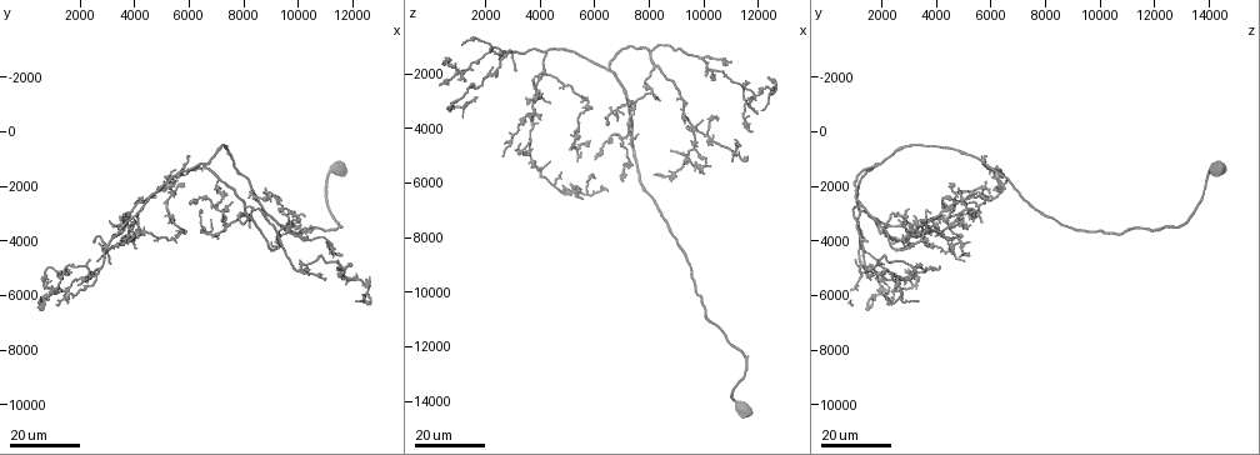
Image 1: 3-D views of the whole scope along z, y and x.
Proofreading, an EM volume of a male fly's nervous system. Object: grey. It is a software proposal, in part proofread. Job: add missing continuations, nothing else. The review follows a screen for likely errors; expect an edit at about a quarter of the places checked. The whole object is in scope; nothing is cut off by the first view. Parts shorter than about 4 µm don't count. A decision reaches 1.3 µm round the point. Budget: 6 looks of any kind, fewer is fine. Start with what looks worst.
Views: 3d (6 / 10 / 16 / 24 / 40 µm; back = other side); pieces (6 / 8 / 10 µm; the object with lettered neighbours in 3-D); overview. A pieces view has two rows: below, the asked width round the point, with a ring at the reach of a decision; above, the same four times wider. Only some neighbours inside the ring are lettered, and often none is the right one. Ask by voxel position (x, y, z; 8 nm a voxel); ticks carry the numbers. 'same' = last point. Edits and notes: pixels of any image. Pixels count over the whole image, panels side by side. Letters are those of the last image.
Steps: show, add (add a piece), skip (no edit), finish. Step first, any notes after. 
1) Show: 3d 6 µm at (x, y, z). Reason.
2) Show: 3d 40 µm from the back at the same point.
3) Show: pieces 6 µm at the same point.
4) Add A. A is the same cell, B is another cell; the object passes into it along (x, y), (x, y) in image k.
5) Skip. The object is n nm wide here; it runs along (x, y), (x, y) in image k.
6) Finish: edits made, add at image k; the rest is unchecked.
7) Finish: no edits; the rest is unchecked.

Show: 3d 24 µm at (6000, 2700, 5200). An open end.

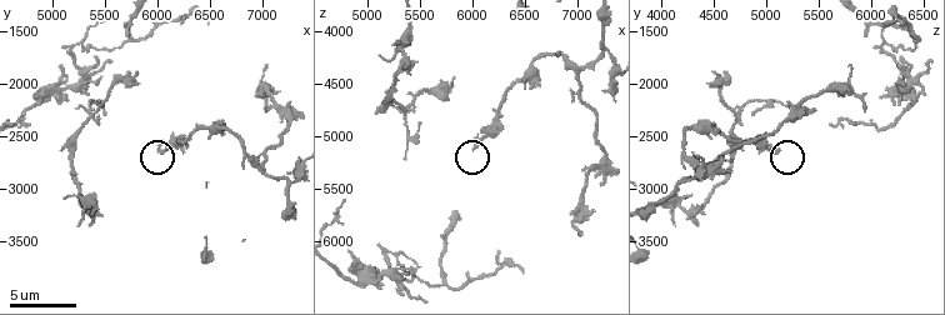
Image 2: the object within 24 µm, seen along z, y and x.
Show: pieces 6 µm at (6040, 2620, 5120).

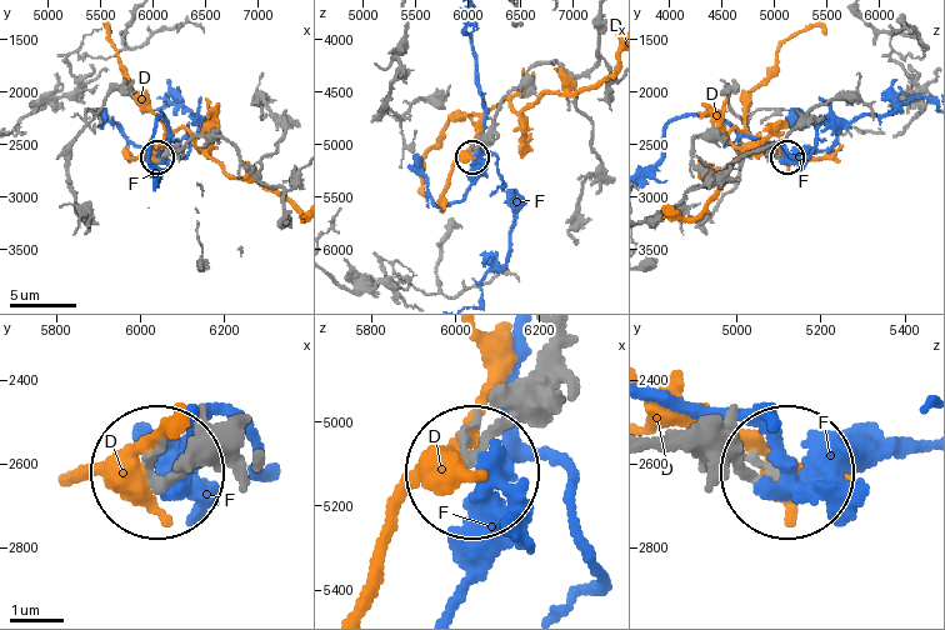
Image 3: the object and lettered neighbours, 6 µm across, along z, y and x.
Skip. D and F are other cells; it runs along (564, 341), (541, 395), (478, 459) in image 3; no lettered piece goes on from it.

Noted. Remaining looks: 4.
Show: 3d 24 µm at (11000, 5300, 1500). Branch stops here.

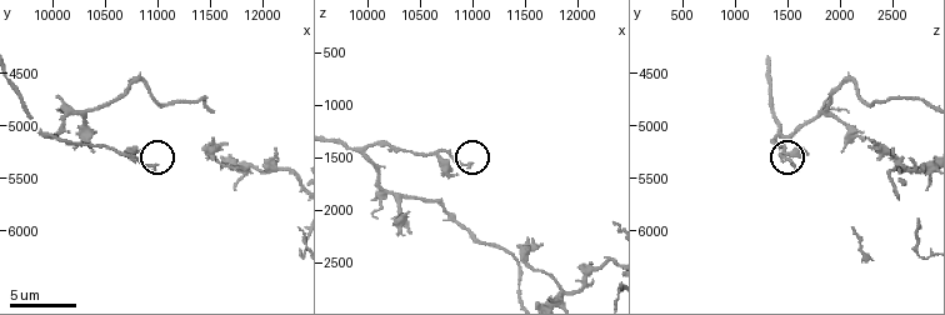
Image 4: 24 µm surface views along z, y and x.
Show: 3d 6 µm at (11000, 5360, 1580). Closer look.

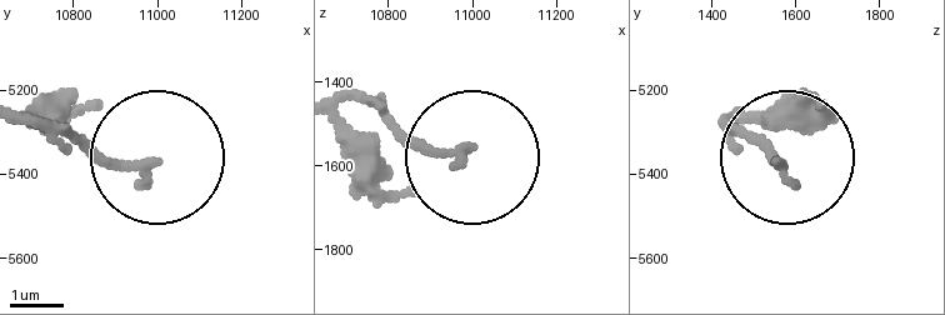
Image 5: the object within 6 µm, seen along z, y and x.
Show: pieces 10 µm at (10975, 5390, 1565).

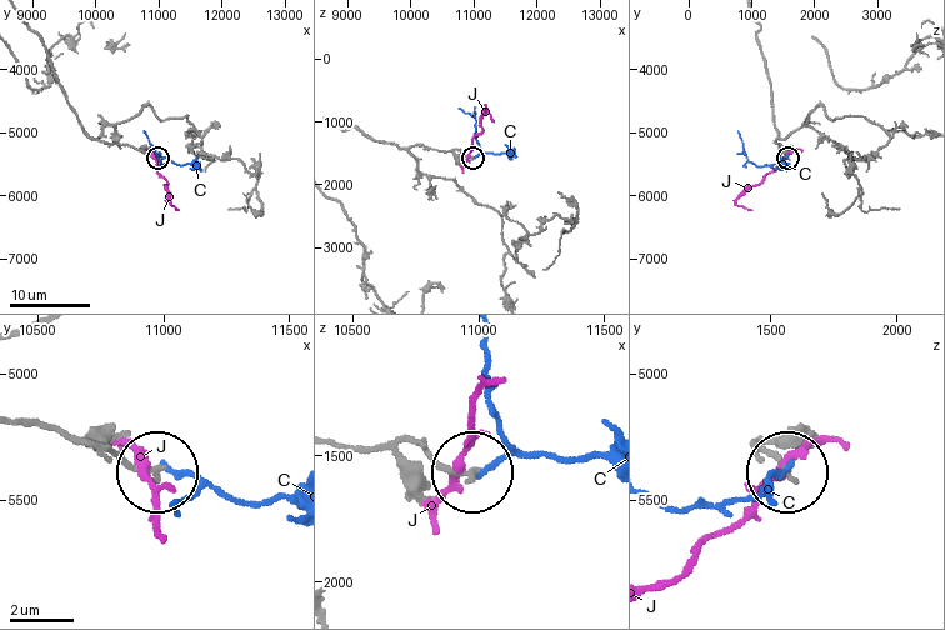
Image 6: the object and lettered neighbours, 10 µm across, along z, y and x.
Skip. C and J are other cells; it runs along (343, 443), (469, 475) in image 6; none of them fits.

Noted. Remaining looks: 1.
Finish: no edits; the rest is unchecked.

